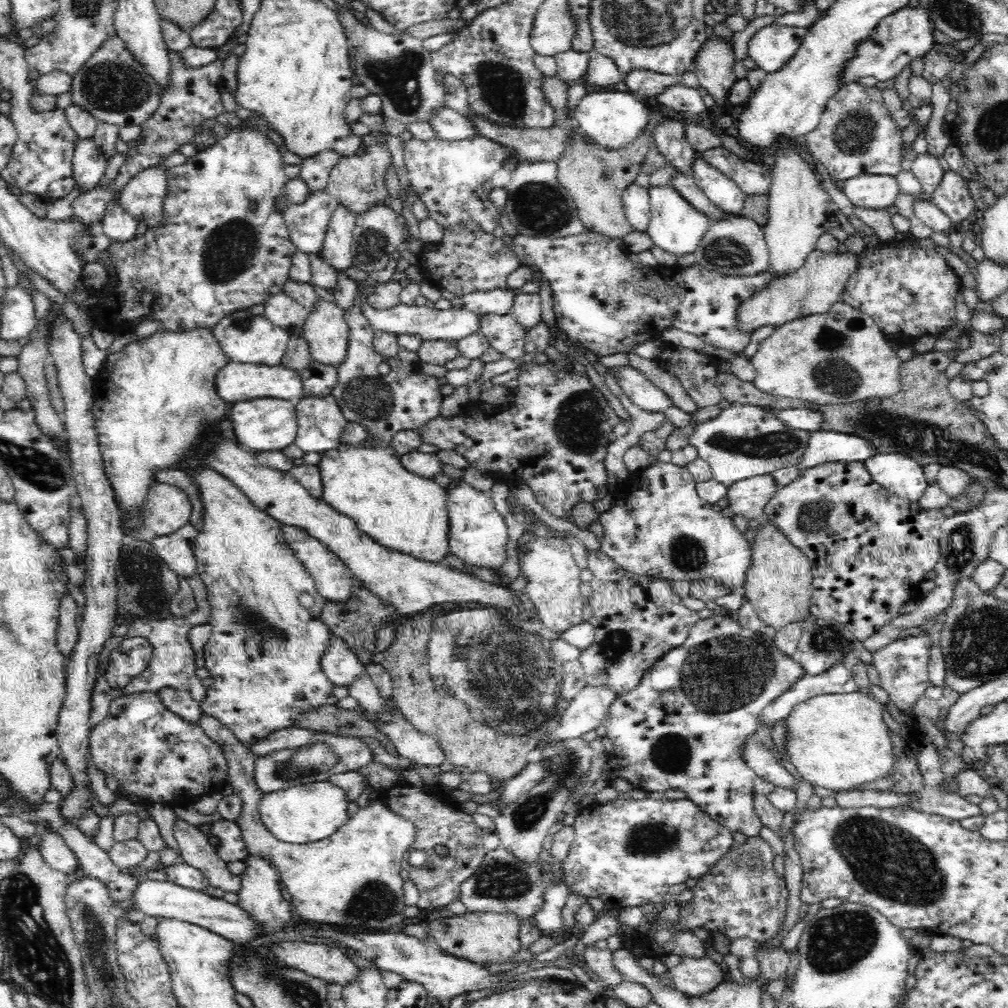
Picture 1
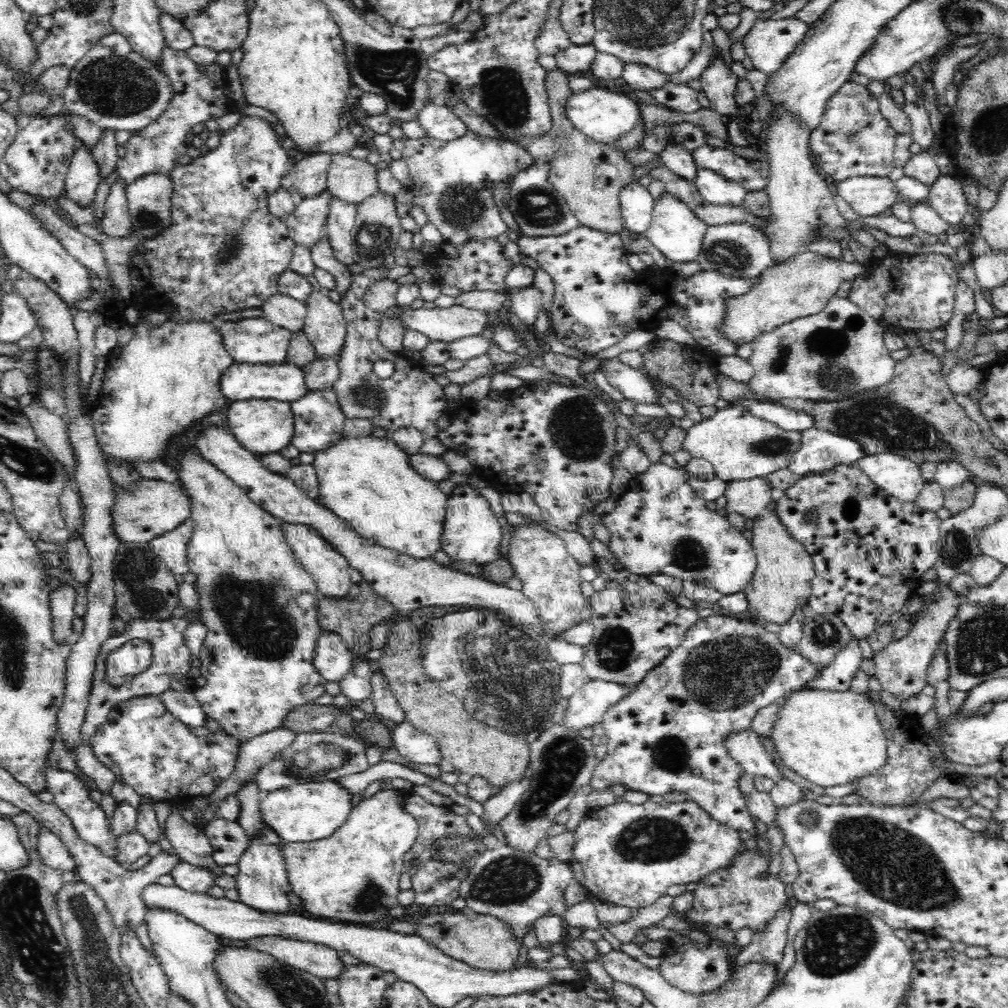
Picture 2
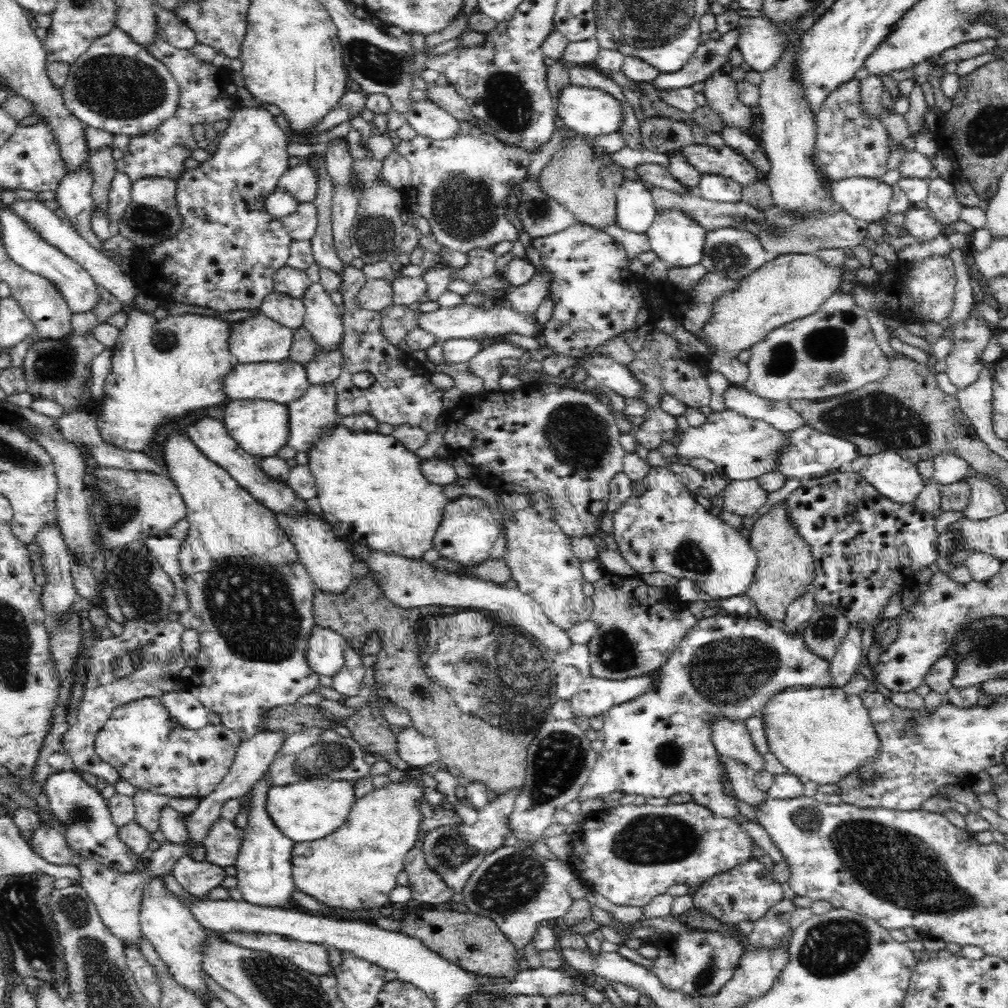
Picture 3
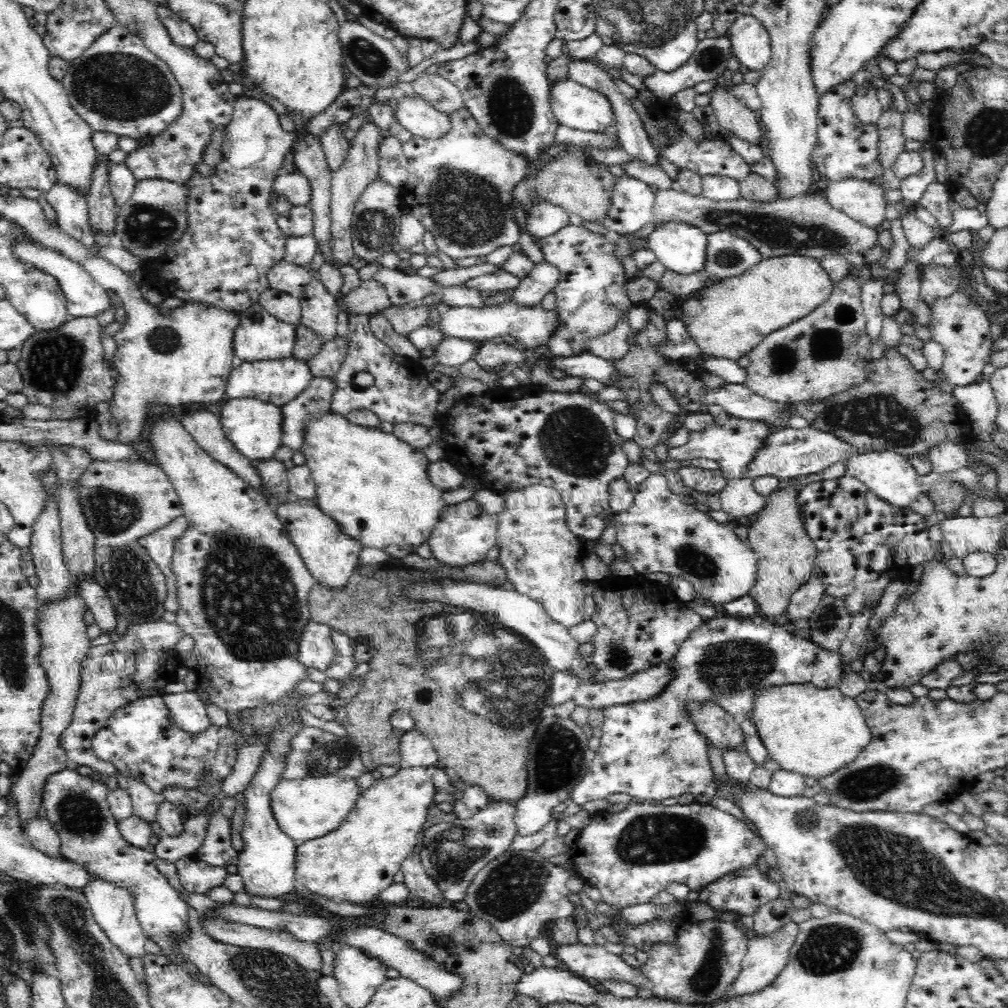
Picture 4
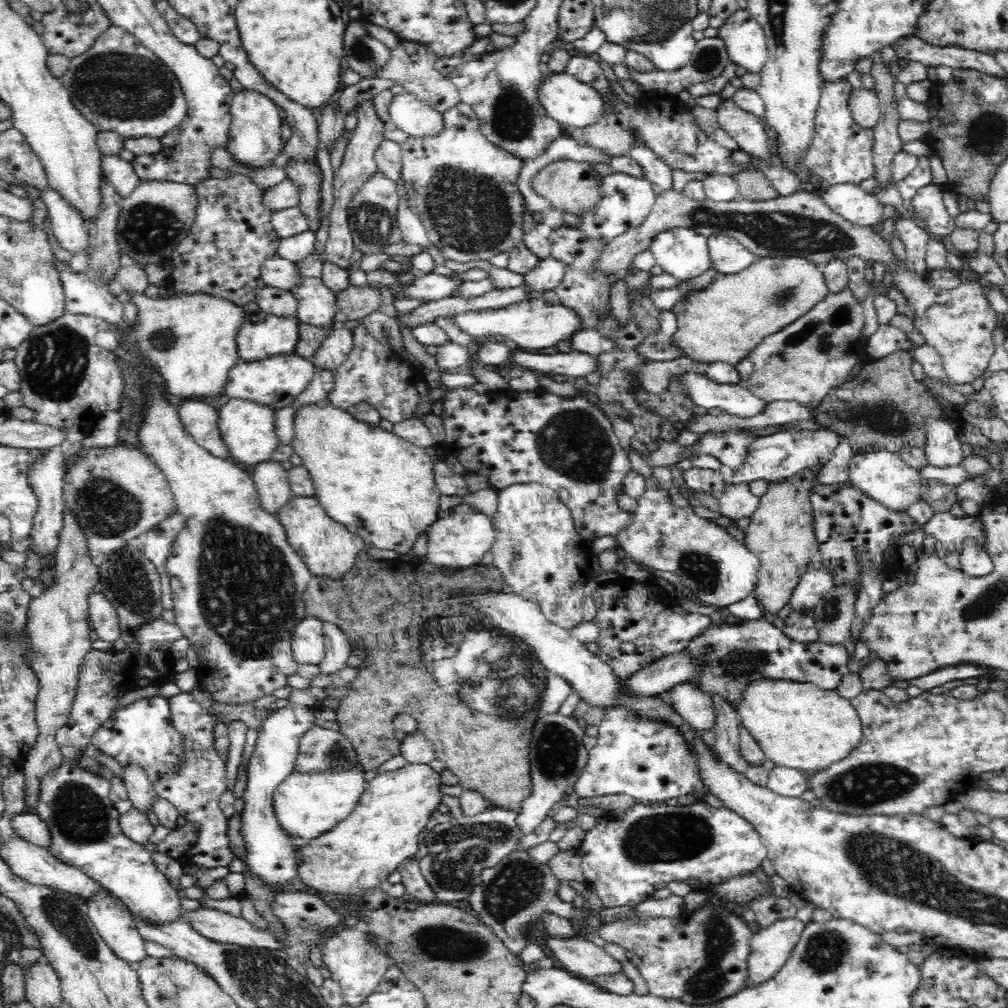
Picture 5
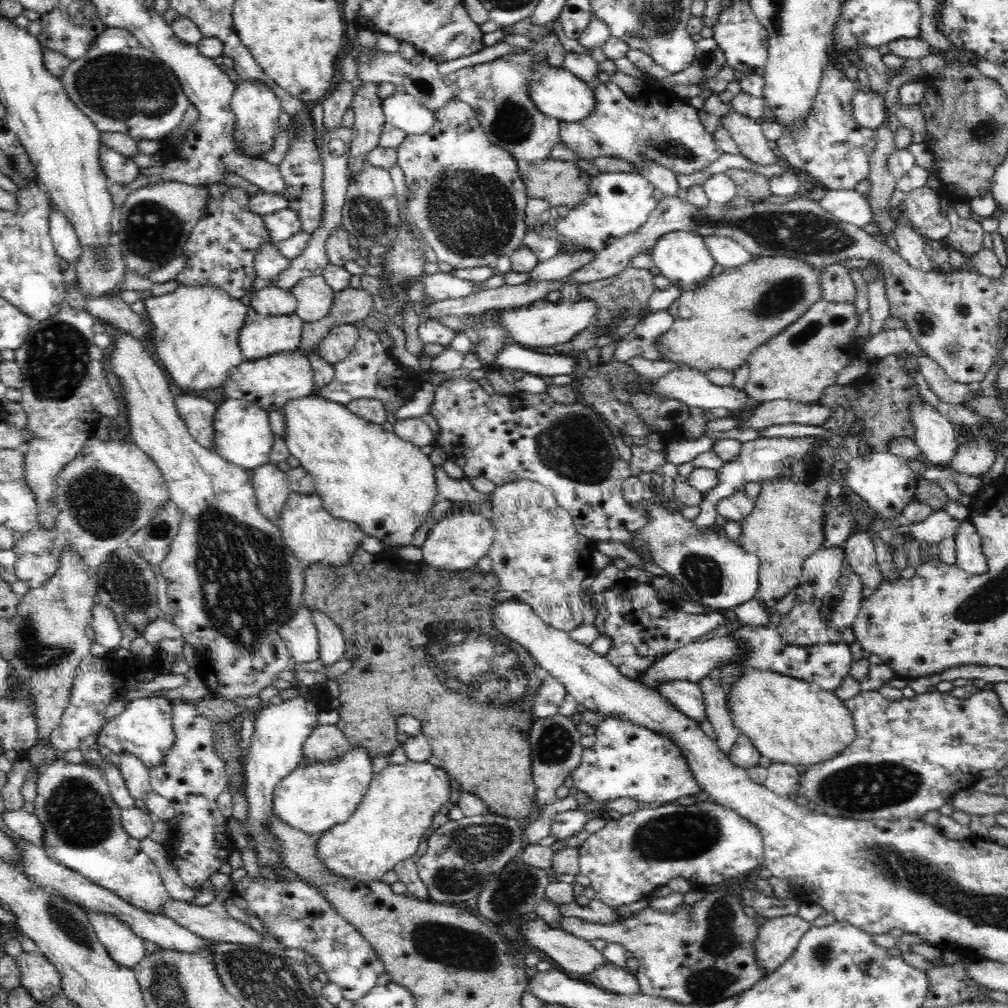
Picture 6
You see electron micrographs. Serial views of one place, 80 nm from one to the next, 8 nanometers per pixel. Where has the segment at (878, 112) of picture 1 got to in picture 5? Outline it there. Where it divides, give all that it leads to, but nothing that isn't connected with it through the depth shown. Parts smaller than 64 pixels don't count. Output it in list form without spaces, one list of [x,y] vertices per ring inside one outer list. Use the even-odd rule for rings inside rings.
[[[846,78],[821,84],[821,96],[814,120],[815,136],[808,150],[802,152],[802,158],[798,158],[800,163],[822,177],[823,186],[858,184],[876,174],[876,167],[872,161],[874,131],[862,128],[854,120],[849,107],[853,89]]]

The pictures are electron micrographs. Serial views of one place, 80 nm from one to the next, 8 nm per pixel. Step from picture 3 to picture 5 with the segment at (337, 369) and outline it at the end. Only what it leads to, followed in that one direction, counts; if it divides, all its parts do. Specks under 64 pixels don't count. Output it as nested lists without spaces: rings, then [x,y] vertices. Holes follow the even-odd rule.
[[[332,328],[329,336],[322,341],[322,345],[310,360],[315,369],[335,372],[347,359],[353,346],[354,335],[350,329]]]

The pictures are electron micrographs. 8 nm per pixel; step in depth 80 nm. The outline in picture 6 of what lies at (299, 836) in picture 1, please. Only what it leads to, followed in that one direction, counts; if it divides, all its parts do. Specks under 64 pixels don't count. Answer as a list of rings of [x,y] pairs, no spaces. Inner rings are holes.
[[[350,746],[344,754],[328,762],[302,760],[274,789],[273,814],[286,822],[288,827],[318,839],[324,832],[343,824],[354,815],[373,776],[369,752],[361,746]]]

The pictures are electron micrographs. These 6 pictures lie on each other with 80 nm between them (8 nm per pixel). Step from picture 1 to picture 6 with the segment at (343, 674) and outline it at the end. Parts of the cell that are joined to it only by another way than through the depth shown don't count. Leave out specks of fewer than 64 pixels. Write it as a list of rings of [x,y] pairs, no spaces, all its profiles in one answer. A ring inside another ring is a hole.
[[[305,605],[296,611],[287,624],[278,628],[278,636],[282,637],[290,655],[298,664],[318,660],[320,645],[313,612]]]

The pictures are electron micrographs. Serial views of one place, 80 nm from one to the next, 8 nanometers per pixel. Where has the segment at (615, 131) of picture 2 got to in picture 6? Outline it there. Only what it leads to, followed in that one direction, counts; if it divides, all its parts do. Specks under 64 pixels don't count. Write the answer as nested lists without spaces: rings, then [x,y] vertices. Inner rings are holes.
[[[549,66],[543,71],[532,74],[528,95],[534,101],[534,106],[546,116],[555,118],[560,122],[579,122],[594,110],[595,98],[593,85],[580,80],[575,74],[563,67],[554,68]]]

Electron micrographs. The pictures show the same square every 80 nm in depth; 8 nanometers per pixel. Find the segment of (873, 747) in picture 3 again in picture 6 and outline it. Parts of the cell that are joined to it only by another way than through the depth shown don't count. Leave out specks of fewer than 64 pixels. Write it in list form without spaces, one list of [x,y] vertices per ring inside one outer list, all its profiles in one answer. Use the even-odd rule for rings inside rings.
[[[744,668],[736,684],[727,689],[726,703],[736,730],[754,743],[761,756],[780,764],[808,767],[830,760],[856,736],[854,717],[834,691],[770,670]]]

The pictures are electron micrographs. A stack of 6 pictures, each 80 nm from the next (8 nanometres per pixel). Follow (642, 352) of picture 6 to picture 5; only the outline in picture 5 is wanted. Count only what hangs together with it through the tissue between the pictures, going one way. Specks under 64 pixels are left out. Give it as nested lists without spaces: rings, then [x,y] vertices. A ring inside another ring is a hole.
[[[671,310],[660,311],[660,328],[650,333],[637,348],[637,352],[650,362],[665,362],[683,357],[683,351],[674,345],[673,335],[678,332],[677,316]]]

